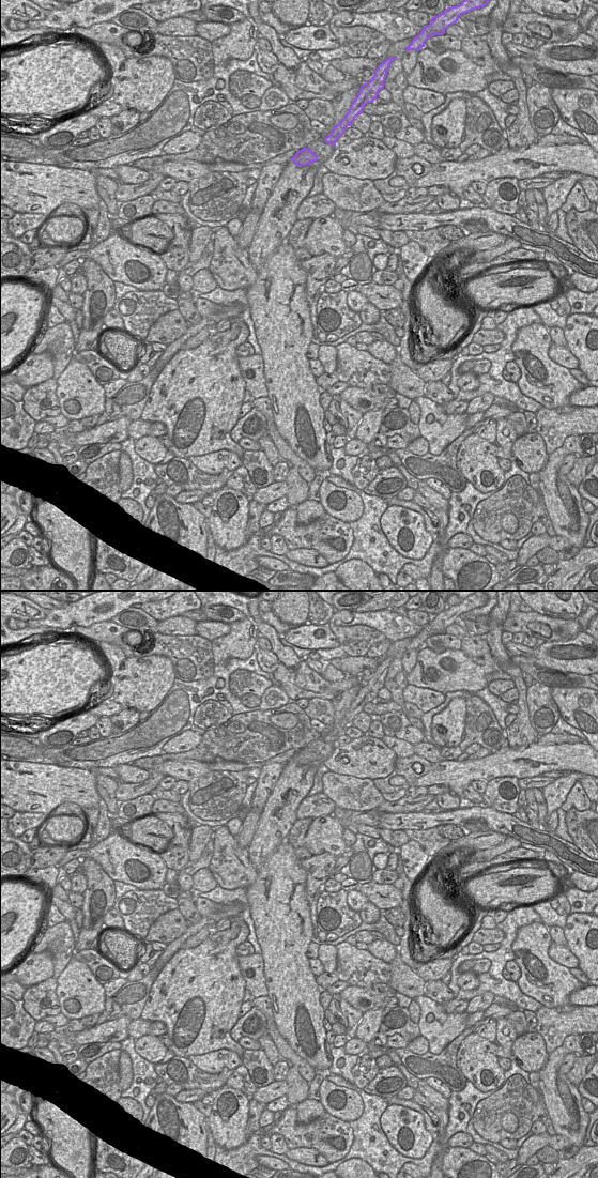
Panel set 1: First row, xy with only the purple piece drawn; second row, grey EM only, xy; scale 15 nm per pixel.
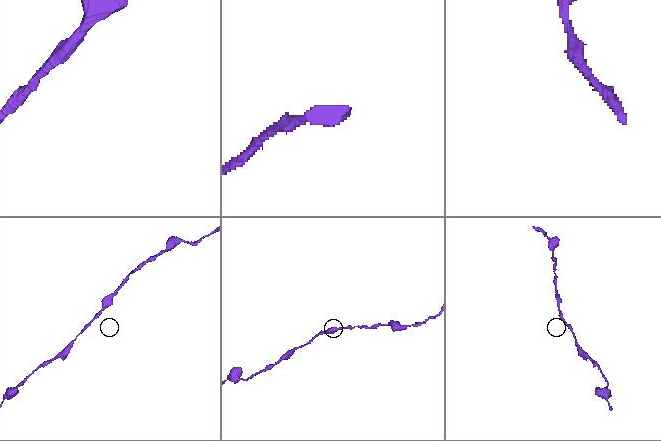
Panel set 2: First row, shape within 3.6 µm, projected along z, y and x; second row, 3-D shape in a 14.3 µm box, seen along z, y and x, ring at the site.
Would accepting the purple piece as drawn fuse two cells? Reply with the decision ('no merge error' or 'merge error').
no merge error

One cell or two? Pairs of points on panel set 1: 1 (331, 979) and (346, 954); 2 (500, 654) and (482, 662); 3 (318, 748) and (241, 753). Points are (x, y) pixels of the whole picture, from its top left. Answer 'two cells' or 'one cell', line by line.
1: two cells
2: two cells
3: two cells

